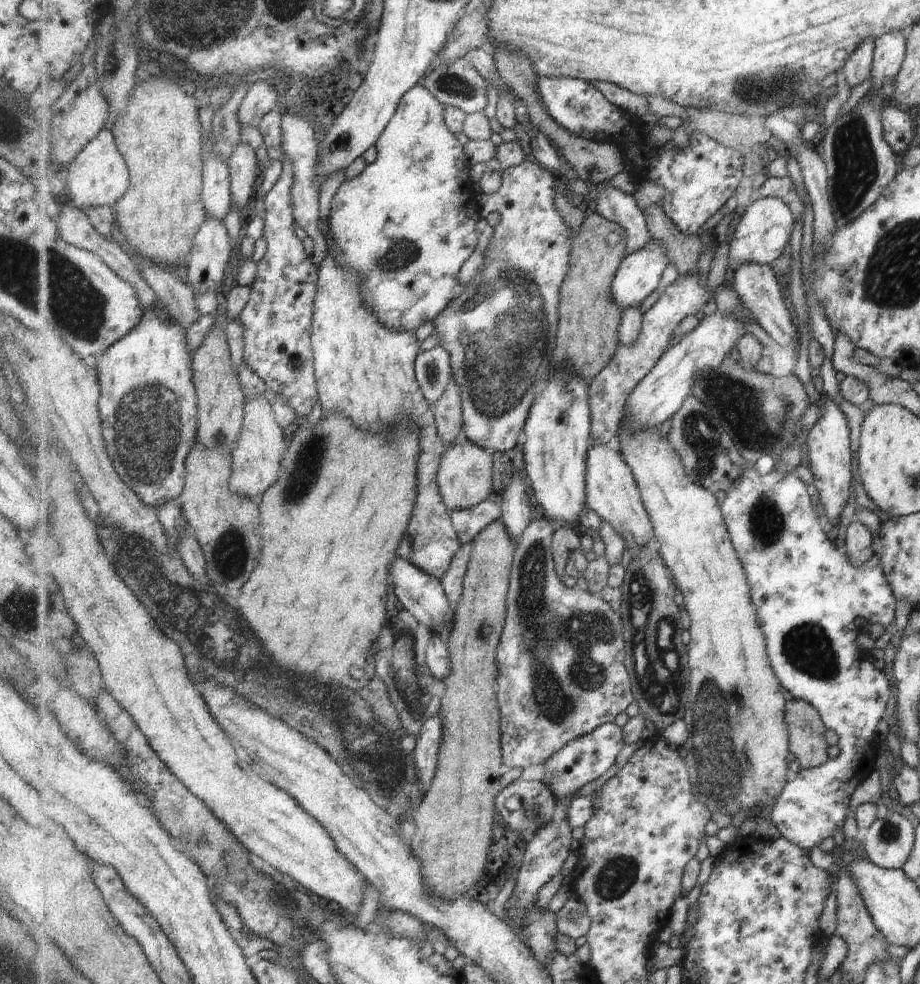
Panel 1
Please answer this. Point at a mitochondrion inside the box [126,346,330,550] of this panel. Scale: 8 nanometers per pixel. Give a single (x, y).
(309, 460)

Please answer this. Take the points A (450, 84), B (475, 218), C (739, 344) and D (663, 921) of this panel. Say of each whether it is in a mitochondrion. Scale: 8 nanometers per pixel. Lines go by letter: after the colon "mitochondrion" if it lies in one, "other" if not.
A: mitochondrion
B: other
C: other
D: other

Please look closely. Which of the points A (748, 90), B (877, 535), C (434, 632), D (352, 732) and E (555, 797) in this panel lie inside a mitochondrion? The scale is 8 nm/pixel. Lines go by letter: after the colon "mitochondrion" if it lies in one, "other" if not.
A: mitochondrion
B: other
C: other
D: mitochondrion
E: other

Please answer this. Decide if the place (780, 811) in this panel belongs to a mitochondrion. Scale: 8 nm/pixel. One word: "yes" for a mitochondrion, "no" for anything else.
no

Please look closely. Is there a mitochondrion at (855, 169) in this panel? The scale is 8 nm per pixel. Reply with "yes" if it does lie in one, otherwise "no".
yes

